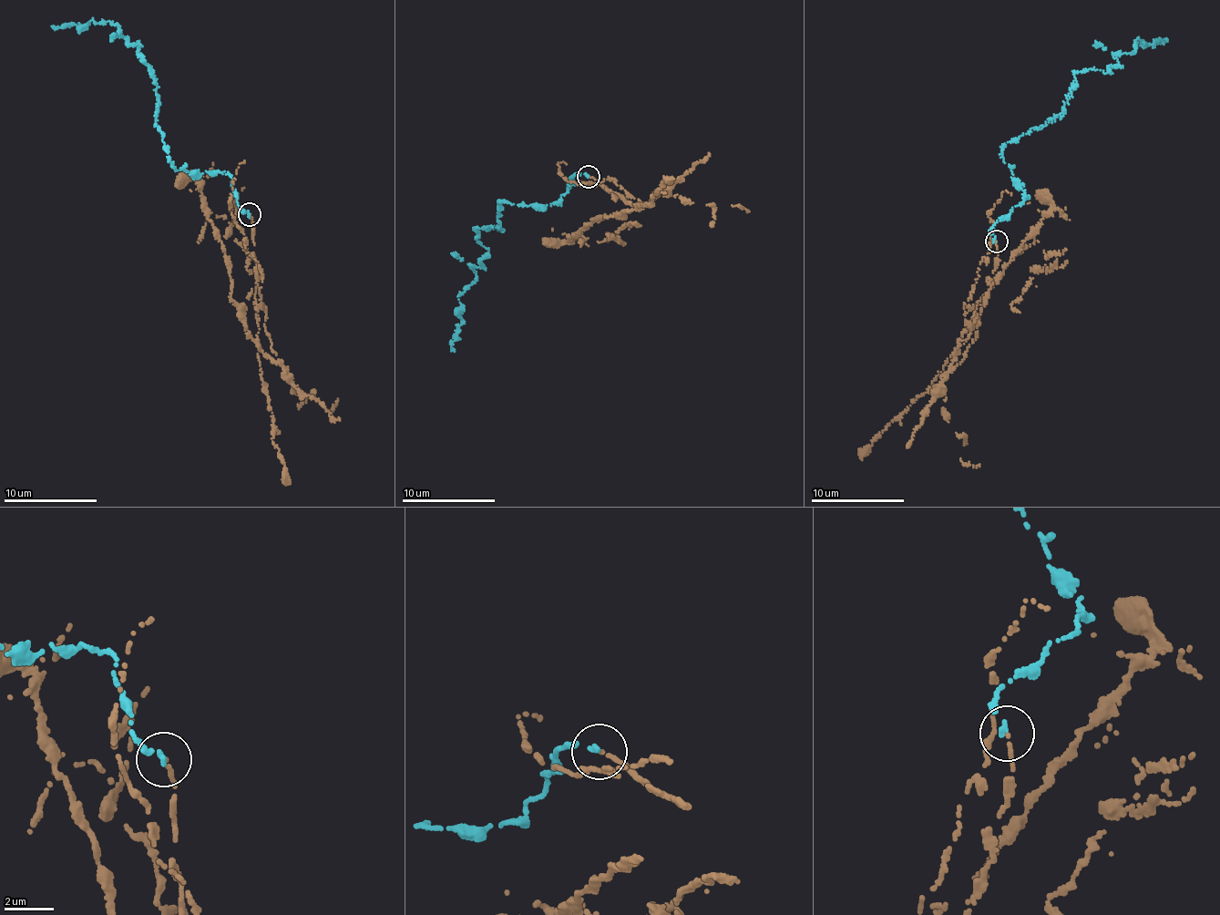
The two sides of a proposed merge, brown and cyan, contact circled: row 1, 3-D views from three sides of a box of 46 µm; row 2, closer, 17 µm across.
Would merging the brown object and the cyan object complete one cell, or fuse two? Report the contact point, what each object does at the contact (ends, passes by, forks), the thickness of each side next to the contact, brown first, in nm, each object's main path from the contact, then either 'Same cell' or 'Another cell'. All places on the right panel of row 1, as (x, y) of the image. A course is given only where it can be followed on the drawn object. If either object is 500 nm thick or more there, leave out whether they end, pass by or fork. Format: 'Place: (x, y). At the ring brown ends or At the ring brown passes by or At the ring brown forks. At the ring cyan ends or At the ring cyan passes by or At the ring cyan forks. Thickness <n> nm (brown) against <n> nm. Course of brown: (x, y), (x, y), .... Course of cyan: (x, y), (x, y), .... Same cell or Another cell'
Place: (996, 241). At the ring brown ends. At the ring cyan ends. Thickness 140 nm (brown) against 200 nm. Course of brown: (996, 241), (998, 265), (987, 303), (958, 349), (978, 301), (1031, 238), (1047, 256), (1012, 302), (1020, 313). Course of cyan: (996, 241), (995, 224), (1025, 197), (1003, 147), (1060, 113), (1076, 73), (1108, 72), (1138, 39), (1167, 41). Another cell

